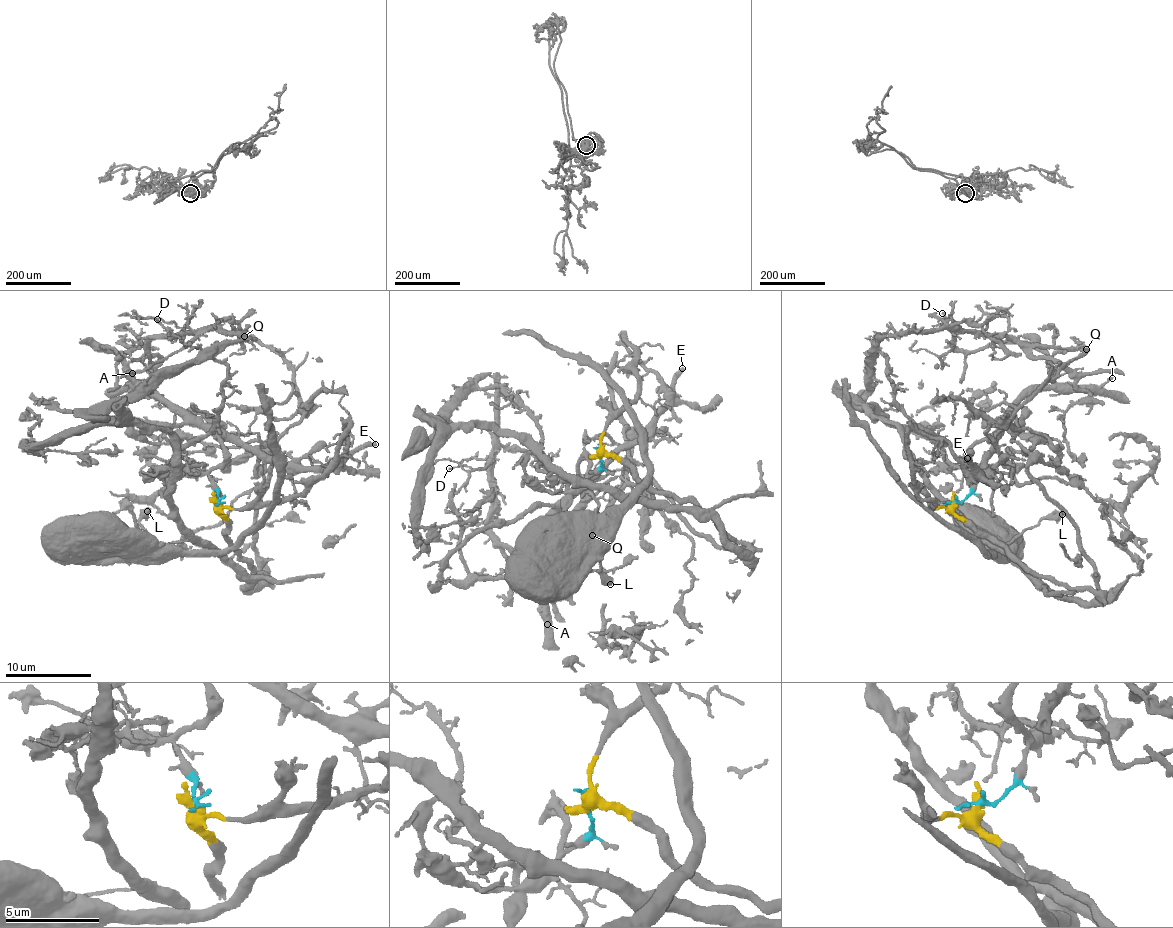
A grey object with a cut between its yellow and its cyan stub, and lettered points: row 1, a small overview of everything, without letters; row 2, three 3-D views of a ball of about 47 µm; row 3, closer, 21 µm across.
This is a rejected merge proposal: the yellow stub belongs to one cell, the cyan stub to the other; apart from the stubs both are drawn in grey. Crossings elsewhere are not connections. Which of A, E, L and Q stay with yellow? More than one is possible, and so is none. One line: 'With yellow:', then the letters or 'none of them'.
With yellow: L, Q

